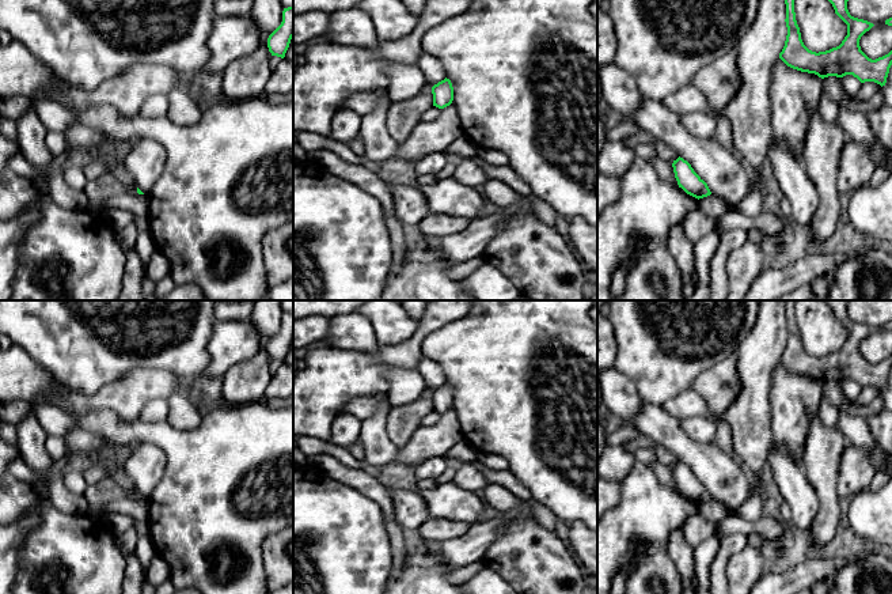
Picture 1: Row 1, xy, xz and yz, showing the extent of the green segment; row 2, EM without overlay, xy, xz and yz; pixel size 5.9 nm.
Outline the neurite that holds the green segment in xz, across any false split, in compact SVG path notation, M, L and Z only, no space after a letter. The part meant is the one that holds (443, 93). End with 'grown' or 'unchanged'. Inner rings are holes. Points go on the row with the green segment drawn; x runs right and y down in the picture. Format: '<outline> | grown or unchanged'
M444 79L432 87L433 106L444 109L453 101L453 87L449 79Z | unchanged

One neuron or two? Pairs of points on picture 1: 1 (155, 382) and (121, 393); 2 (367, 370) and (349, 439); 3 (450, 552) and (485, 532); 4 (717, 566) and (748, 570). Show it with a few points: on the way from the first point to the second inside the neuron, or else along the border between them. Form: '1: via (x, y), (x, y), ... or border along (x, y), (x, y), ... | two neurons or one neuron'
1: via (147, 383), (129, 393) | one neuron
2: border along (342, 411), (331, 424), (331, 438), (329, 441) | two neurons
3: via (458, 552), (469, 548), (477, 540) | one neuron
4: border along (747, 544), (729, 559), (727, 579) | two neurons

